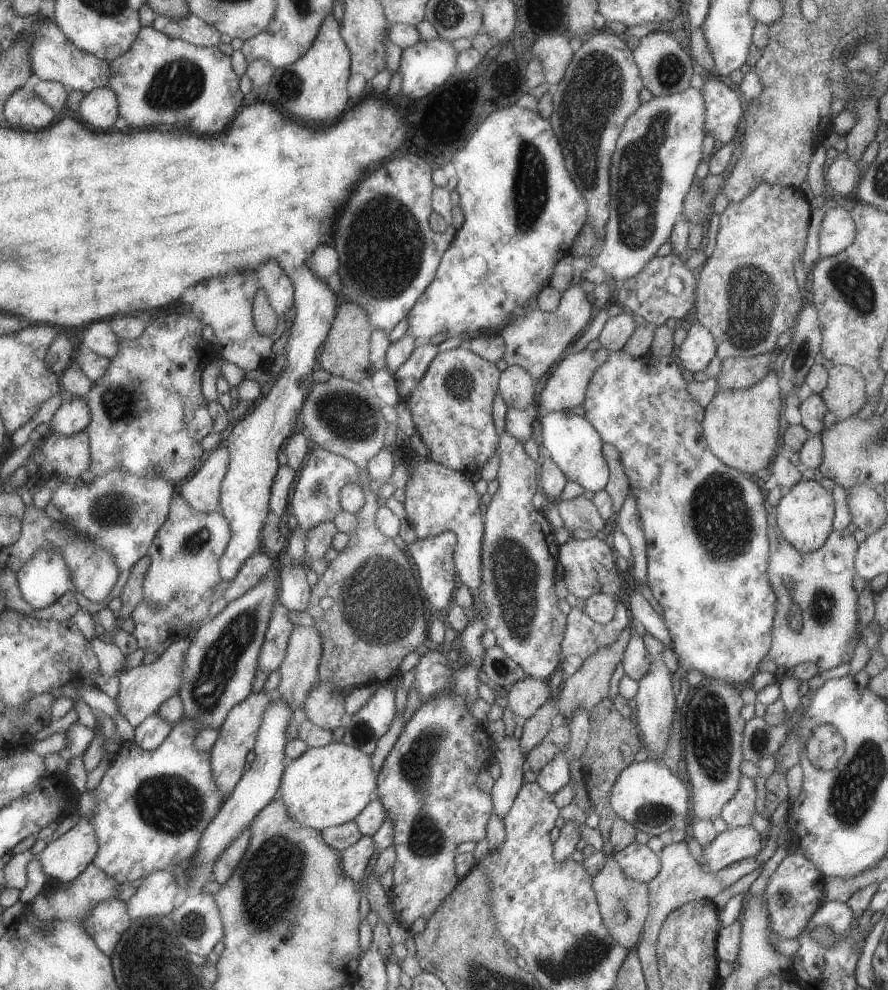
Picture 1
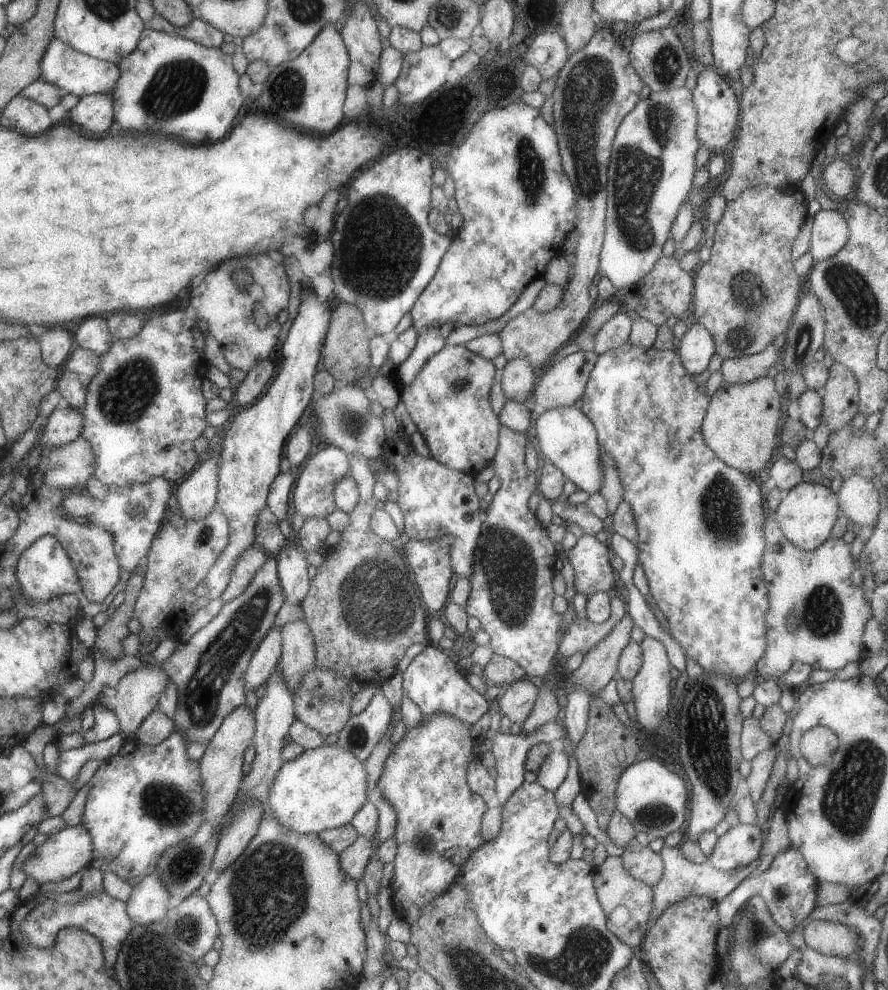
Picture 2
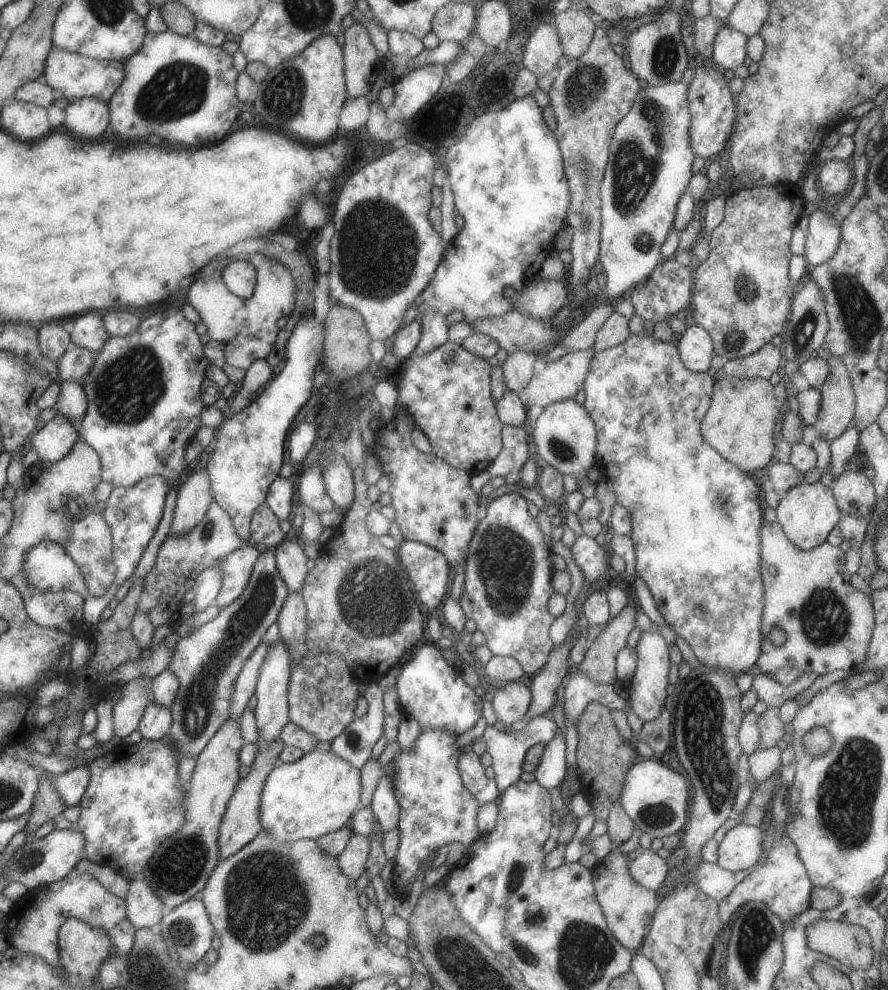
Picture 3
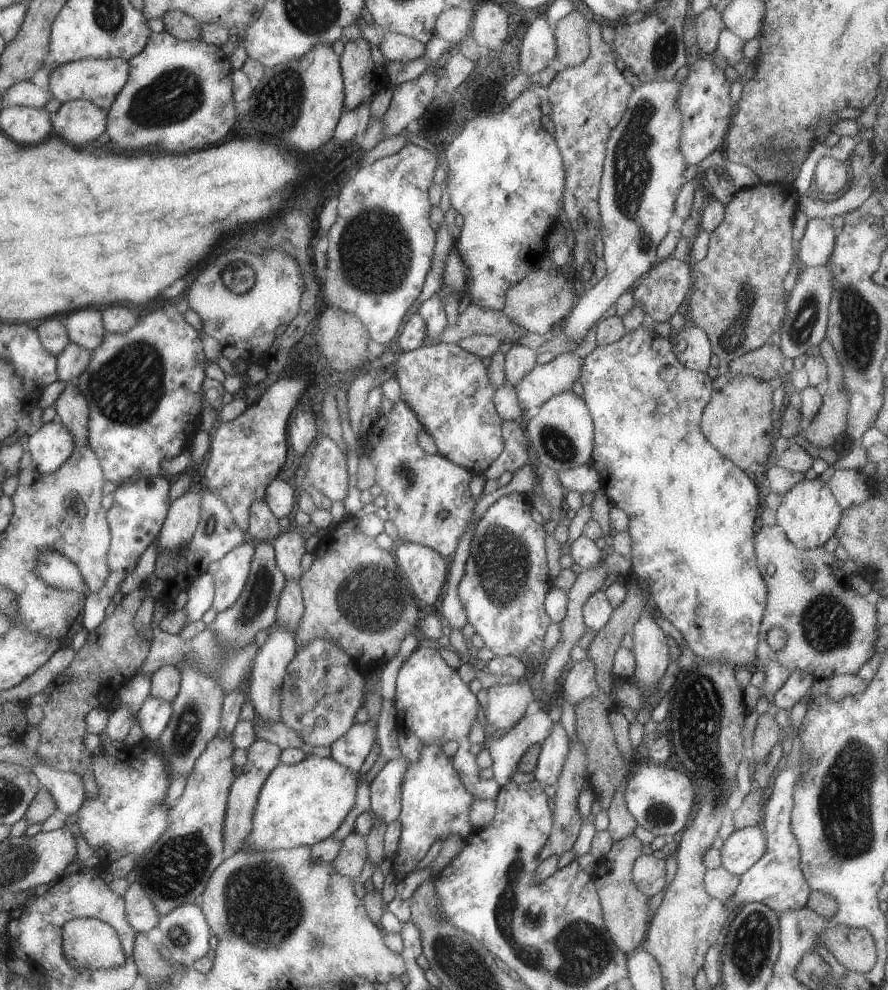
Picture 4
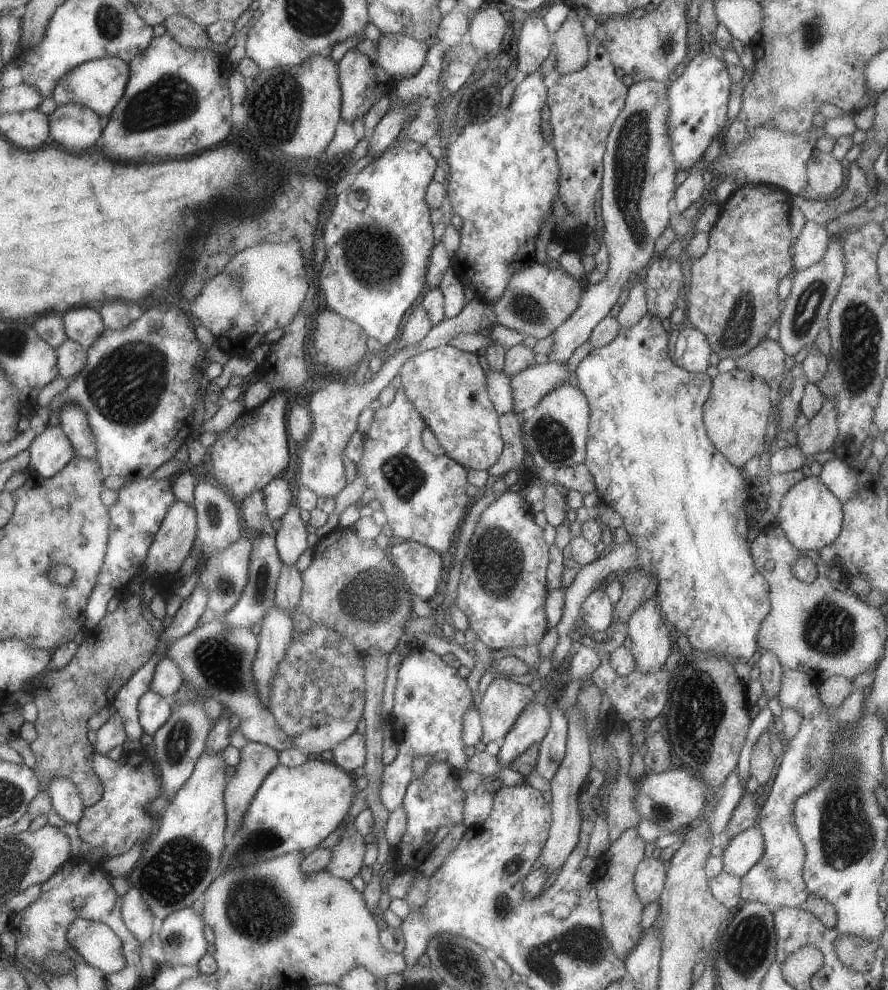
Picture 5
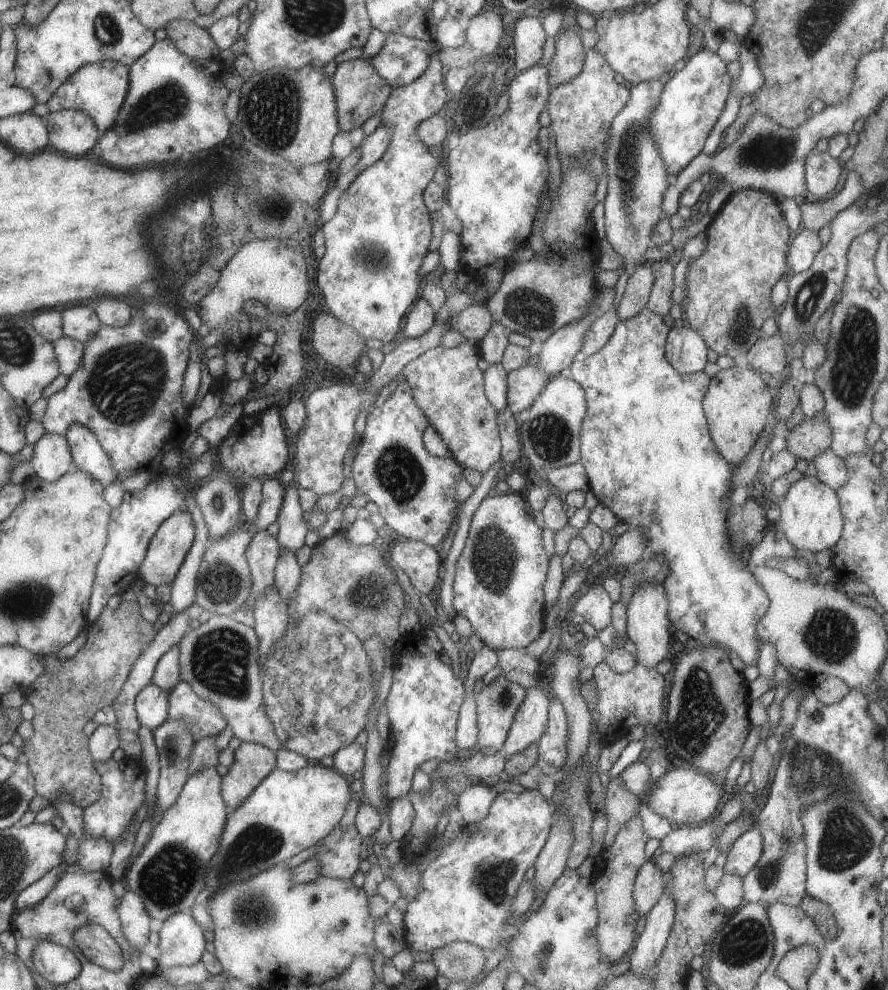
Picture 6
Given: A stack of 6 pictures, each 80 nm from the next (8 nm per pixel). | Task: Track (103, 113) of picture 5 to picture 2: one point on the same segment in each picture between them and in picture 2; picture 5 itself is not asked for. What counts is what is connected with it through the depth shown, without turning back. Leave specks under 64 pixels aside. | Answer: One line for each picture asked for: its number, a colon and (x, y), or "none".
2: (79, 74)
3: (71, 74)
4: (97, 80)

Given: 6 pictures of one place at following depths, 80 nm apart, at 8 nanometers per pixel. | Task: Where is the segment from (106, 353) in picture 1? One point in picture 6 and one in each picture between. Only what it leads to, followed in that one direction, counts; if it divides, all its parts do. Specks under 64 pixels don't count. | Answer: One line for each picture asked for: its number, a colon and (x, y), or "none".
2: (92, 333)
3: (87, 331)
4: (84, 326)
5: (83, 325)
6: (80, 322)

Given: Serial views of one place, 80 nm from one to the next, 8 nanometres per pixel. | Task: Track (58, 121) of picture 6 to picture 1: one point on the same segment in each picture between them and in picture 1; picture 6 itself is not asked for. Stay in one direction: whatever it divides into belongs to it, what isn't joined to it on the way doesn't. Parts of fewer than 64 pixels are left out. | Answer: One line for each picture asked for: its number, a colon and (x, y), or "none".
1: (99, 108)
2: (94, 113)
3: (87, 117)
4: (79, 121)
5: (76, 127)

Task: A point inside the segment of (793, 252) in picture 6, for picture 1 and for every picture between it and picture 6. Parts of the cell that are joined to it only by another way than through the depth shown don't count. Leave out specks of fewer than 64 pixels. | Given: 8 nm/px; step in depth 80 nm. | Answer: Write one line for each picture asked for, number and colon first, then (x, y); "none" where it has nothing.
1: (836, 232)
2: (829, 232)
3: (823, 237)
4: (817, 243)
5: (807, 248)

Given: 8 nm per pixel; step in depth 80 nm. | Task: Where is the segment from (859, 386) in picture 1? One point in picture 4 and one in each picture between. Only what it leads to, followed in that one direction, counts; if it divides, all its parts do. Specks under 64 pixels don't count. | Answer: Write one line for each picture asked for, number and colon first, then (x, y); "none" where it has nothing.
2: (839, 395)
3: (837, 403)
4: (828, 424)

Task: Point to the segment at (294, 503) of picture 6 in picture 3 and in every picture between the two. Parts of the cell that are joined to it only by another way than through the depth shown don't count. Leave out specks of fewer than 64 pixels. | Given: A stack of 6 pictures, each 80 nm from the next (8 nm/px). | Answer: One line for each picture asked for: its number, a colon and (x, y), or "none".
3: (290, 561)
4: (288, 547)
5: (290, 540)

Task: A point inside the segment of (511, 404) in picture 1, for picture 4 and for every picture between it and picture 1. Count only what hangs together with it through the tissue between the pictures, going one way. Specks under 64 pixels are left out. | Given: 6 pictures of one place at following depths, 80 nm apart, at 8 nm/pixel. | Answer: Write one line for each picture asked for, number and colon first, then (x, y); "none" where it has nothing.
2: (517, 378)
3: (517, 370)
4: (518, 359)

